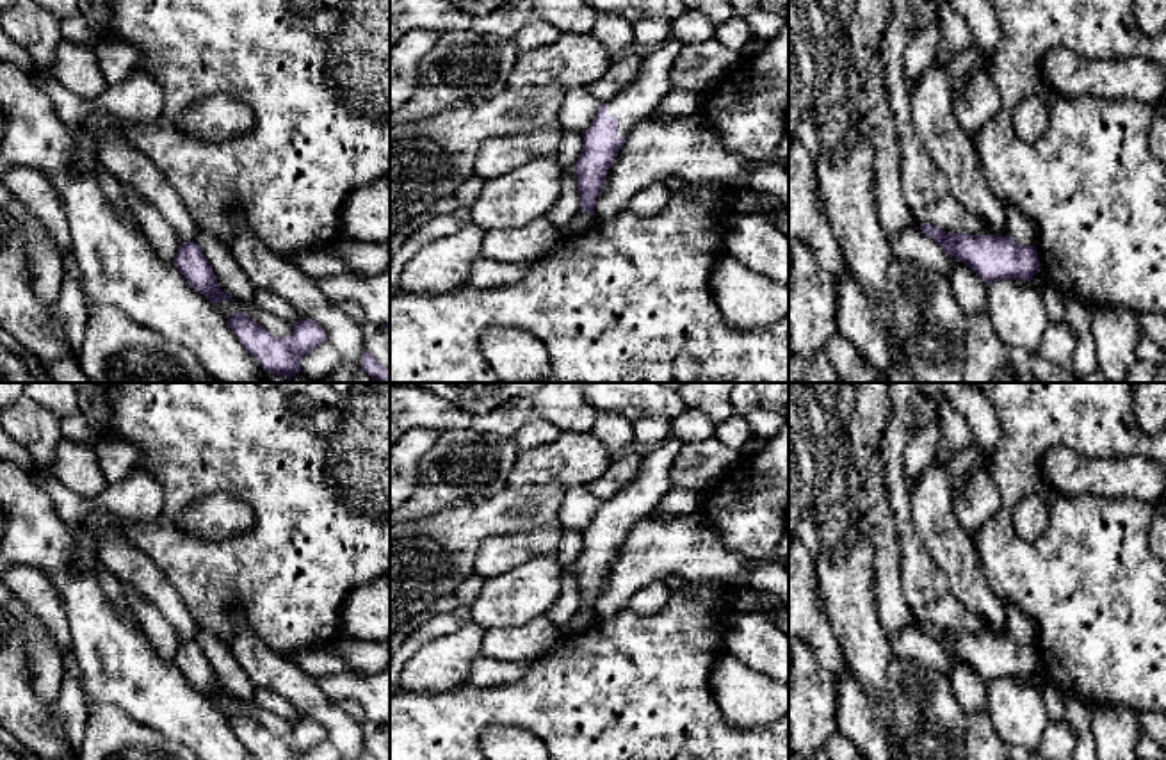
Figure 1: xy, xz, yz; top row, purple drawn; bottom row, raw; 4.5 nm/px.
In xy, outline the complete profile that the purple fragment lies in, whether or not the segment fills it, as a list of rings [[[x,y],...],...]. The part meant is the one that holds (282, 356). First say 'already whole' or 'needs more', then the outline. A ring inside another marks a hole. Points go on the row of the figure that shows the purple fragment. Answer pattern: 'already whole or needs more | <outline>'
already whole | [[[230,313],[228,324],[240,345],[265,372],[290,379],[301,372],[301,358],[328,340],[324,329],[312,319],[294,324],[288,336],[278,338],[244,313]]]

